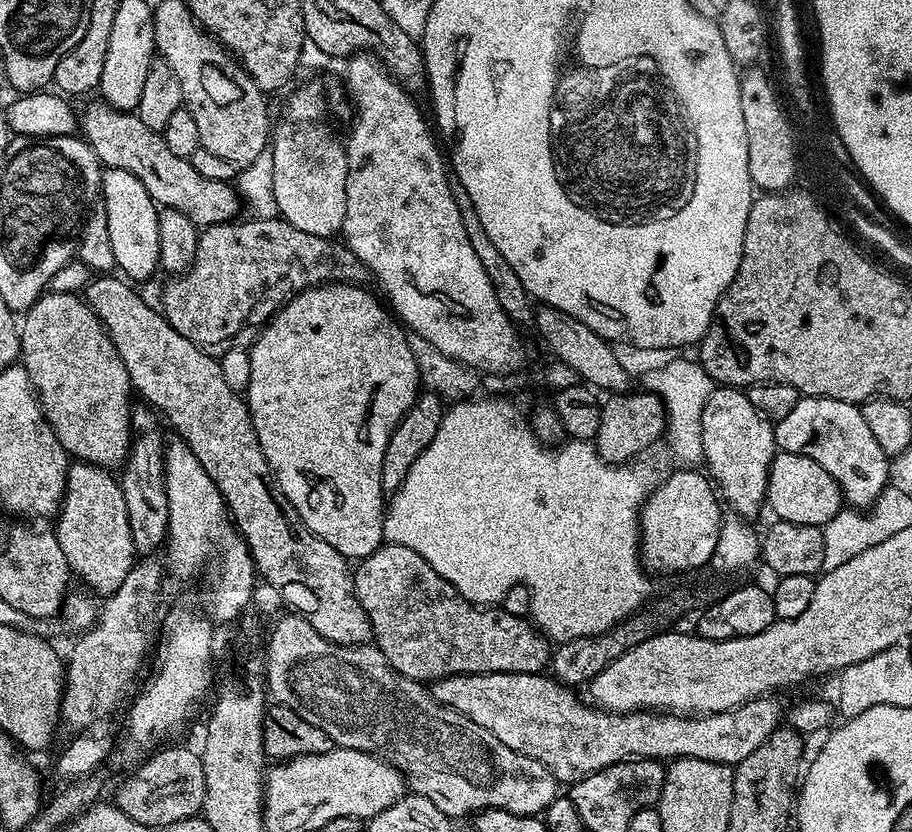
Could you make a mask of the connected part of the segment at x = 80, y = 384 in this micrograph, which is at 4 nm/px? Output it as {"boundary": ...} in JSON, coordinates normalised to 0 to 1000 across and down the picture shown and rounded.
{"boundary":[[[49,350],[39,367],[25,376],[21,397],[24,441],[31,446],[48,501],[71,543],[76,549],[94,558],[105,558],[120,565],[130,564],[140,550],[140,540],[145,537],[147,468],[138,440],[134,440],[134,430],[129,430],[125,411],[118,405],[118,398],[95,361],[82,351]]]}

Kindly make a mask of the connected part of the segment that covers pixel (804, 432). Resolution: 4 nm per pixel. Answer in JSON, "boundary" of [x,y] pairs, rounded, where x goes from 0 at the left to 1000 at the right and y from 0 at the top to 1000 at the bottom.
{"boundary":[[[883,476],[862,502],[850,506],[851,537],[866,546],[893,550],[901,565],[907,565],[921,581],[925,600],[935,612],[947,613],[955,608],[964,594],[975,585],[976,549],[963,536],[958,517],[950,512],[946,494],[938,486],[914,478]]]}

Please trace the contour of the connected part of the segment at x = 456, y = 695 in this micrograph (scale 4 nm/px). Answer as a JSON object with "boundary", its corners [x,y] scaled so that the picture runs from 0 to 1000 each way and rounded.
{"boundary":[[[508,808],[501,813],[487,813],[484,817],[477,819],[473,823],[471,831],[474,838],[481,846],[487,846],[491,851],[496,851],[507,859],[515,862],[520,868],[524,868],[524,873],[529,873],[529,877],[537,877],[537,882],[542,882],[542,887],[546,887],[546,892],[555,892],[555,897],[559,897],[559,901],[564,901],[573,909],[586,911],[590,916],[594,916],[594,921],[599,921],[599,925],[603,925],[603,930],[607,930],[607,935],[615,944],[626,945],[633,942],[638,935],[643,935],[647,930],[651,930],[656,925],[660,925],[670,918],[677,918],[690,911],[770,911],[774,916],[787,916],[788,918],[797,918],[806,921],[814,916],[814,911],[818,911],[818,906],[827,906],[827,901],[831,901],[831,897],[836,897],[836,892],[840,892],[840,887],[844,887],[844,882],[850,875],[856,874],[857,856],[855,861],[855,846],[851,839],[830,839],[820,841],[816,846],[810,846],[807,851],[802,851],[795,856],[777,856],[775,858],[738,858],[727,853],[703,853],[700,856],[663,856],[660,851],[655,851],[648,845],[635,841],[630,837],[628,828],[622,822],[614,821],[613,817],[601,810],[584,810],[581,808]]]}

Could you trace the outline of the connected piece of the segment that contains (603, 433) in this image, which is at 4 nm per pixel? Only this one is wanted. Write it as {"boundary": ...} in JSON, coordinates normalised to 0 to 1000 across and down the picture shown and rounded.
{"boundary":[[[690,469],[678,471],[661,482],[656,507],[656,522],[651,530],[654,542],[667,558],[688,558],[701,543],[706,543],[719,528],[727,525],[730,519],[730,499],[728,484],[724,477],[714,470],[696,471]]]}

